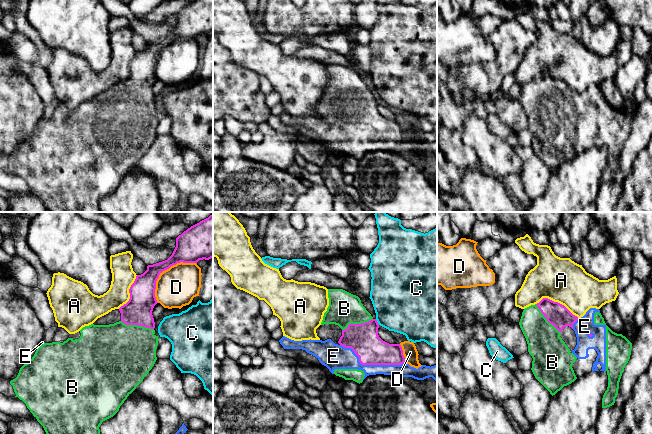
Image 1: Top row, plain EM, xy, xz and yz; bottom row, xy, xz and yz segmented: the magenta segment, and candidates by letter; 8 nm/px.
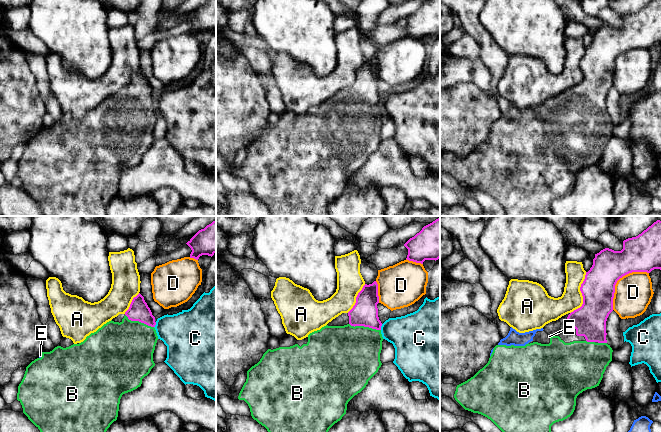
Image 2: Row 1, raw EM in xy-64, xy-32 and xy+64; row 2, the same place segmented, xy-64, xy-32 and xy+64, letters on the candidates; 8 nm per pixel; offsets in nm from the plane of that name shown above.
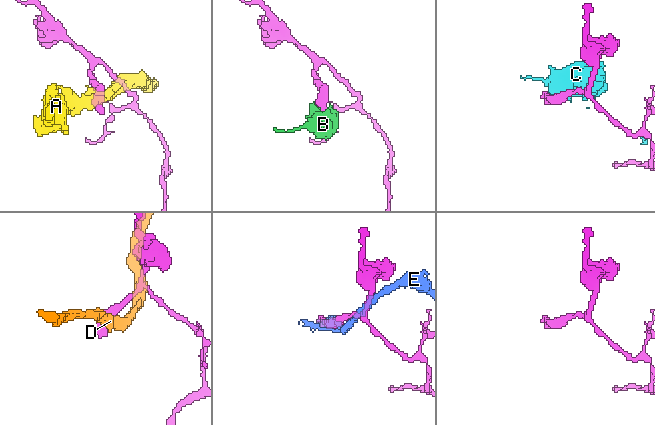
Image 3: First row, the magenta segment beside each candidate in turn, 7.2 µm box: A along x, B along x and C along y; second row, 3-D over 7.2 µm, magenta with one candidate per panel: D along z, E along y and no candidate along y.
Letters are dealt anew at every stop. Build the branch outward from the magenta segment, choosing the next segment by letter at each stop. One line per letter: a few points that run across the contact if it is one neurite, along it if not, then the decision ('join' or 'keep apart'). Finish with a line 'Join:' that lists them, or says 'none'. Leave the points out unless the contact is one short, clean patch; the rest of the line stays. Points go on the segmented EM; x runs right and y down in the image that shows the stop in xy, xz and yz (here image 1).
A: keep apart
B: join
C: keep apart
D: keep apart
E: keep apart
Join: B

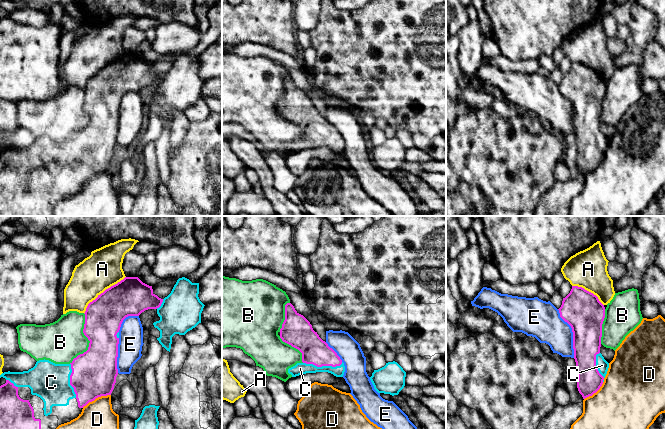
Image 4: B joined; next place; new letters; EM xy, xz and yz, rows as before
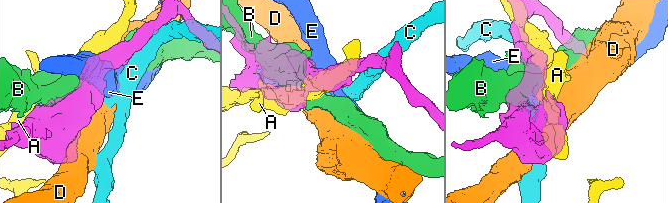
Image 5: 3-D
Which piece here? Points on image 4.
A: keep apart
B: keep apart
C: keep apart
D: keep apart
E: keep apart
Join: none

